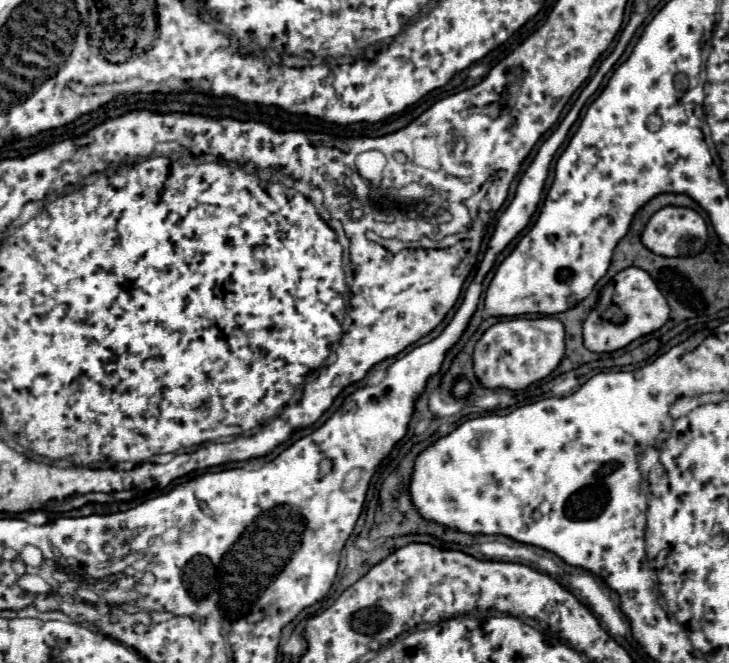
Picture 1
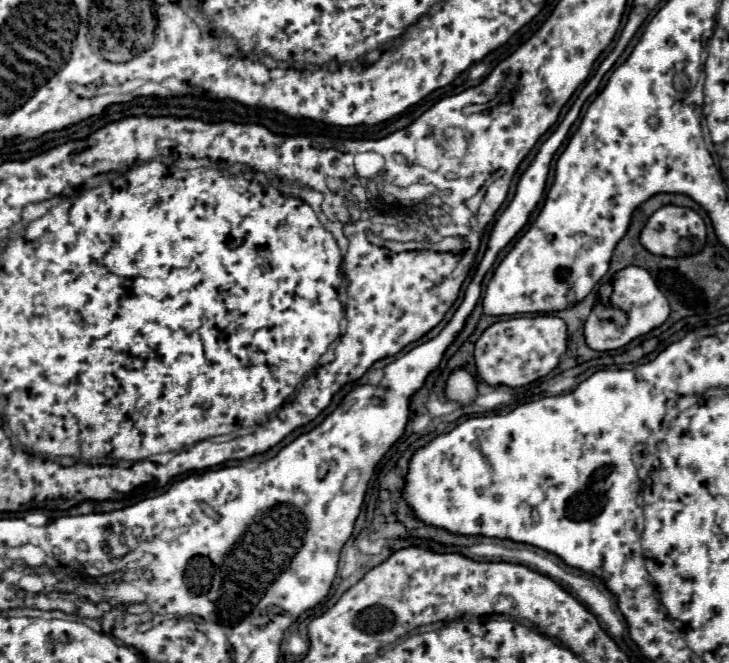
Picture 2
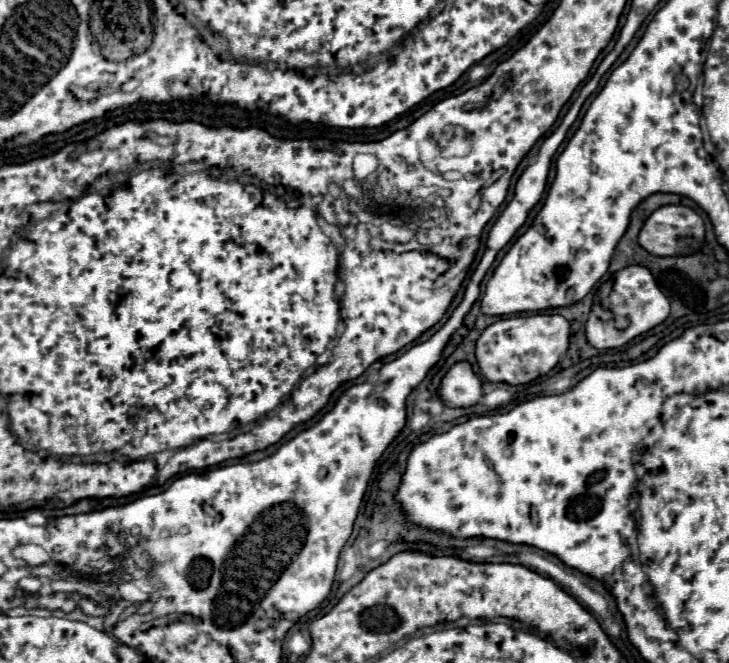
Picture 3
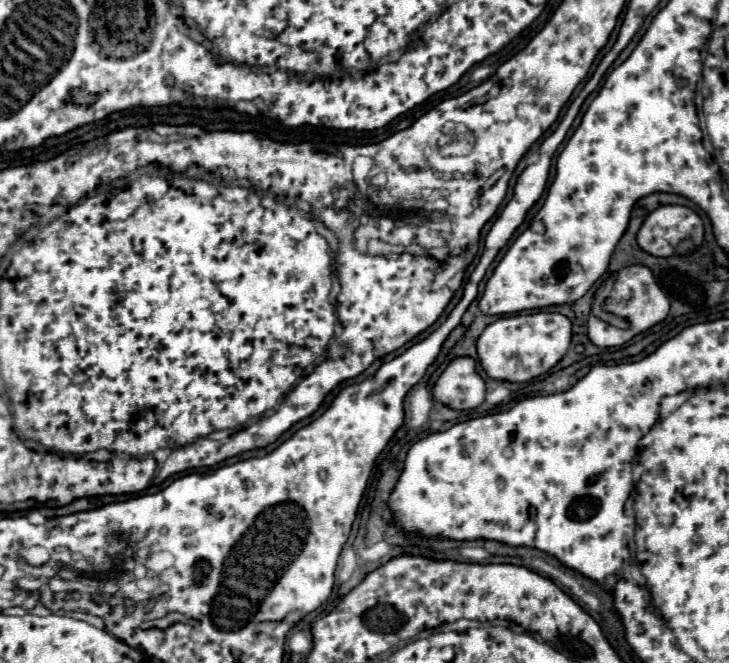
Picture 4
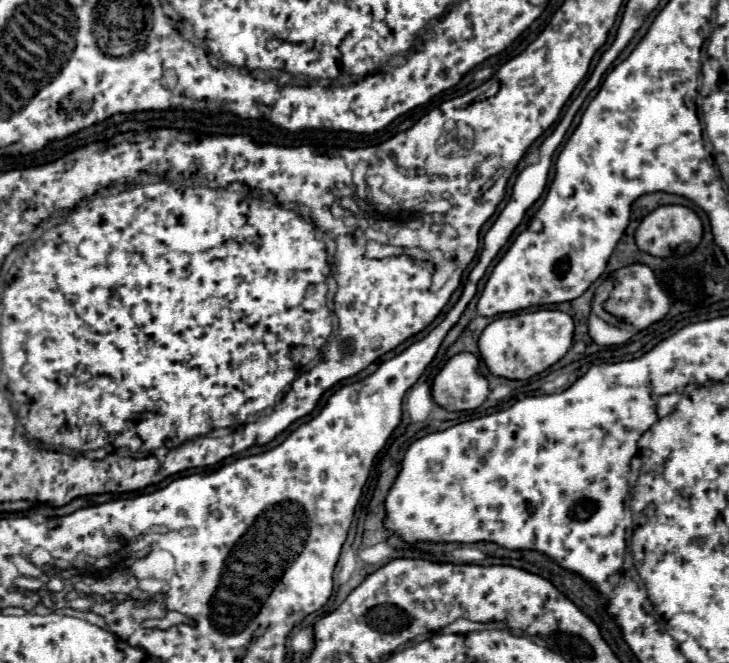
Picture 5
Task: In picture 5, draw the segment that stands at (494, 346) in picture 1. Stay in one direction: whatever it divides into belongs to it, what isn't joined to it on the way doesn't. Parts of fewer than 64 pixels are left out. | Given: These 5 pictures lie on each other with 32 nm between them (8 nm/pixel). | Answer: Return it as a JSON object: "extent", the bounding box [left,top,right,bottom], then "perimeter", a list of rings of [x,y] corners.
{"extent":[478,310,574,380],"perimeter":[[[536,310],[502,316],[488,324],[478,340],[480,358],[492,376],[508,380],[530,380],[532,376],[554,366],[570,348],[574,322],[558,310]]]}

